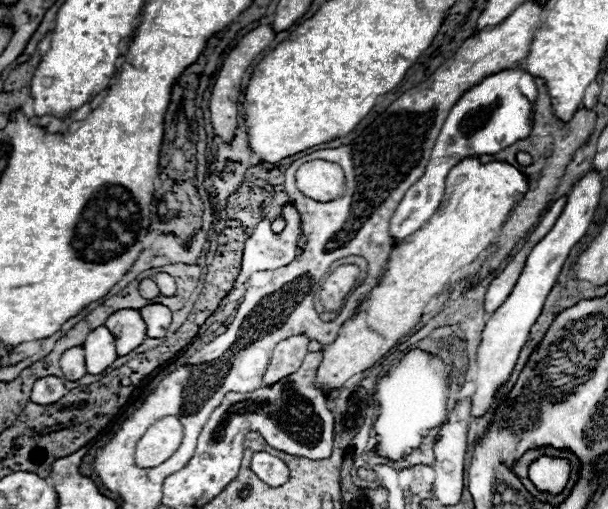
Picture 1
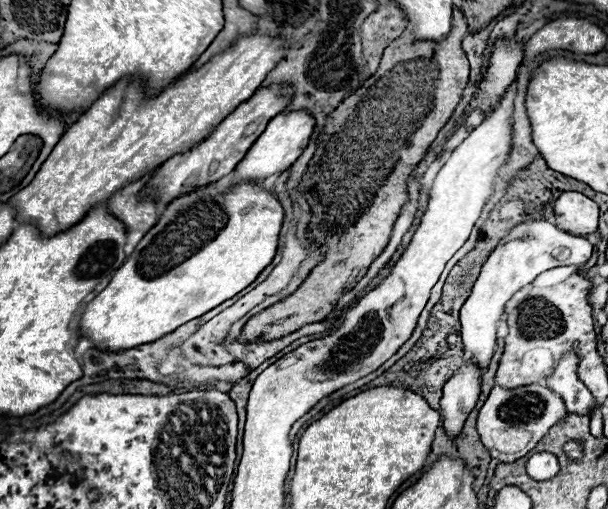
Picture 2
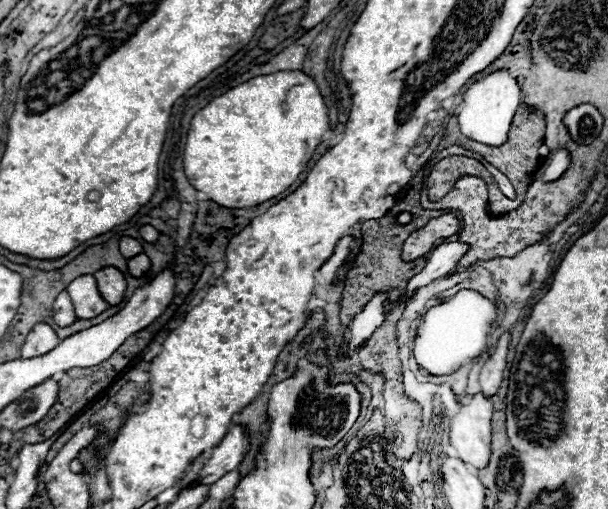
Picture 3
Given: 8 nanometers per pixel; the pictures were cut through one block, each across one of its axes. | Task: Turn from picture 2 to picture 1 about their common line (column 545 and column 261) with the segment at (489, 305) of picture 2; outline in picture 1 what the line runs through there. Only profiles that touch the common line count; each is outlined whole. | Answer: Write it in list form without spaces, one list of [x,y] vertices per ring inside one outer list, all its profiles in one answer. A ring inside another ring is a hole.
[[[288,202],[284,206],[278,208],[278,214],[284,218],[286,222],[286,228],[282,232],[272,232],[272,220],[274,218],[264,218],[256,228],[254,228],[254,234],[246,240],[244,244],[244,256],[242,256],[242,268],[240,268],[240,274],[236,278],[236,288],[242,286],[250,274],[254,272],[264,272],[264,270],[276,270],[276,268],[282,268],[286,266],[288,262],[292,262],[298,254],[298,238],[302,234],[302,218],[298,214],[298,210],[294,210],[294,206]]]

